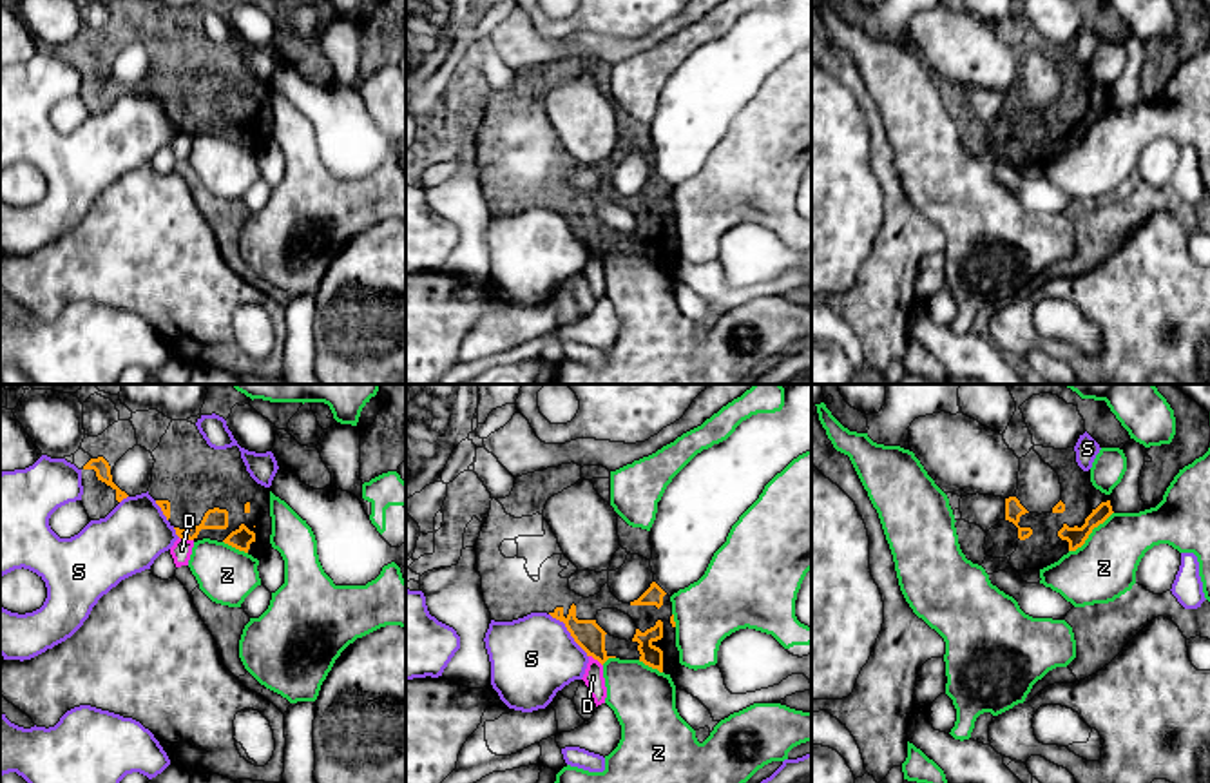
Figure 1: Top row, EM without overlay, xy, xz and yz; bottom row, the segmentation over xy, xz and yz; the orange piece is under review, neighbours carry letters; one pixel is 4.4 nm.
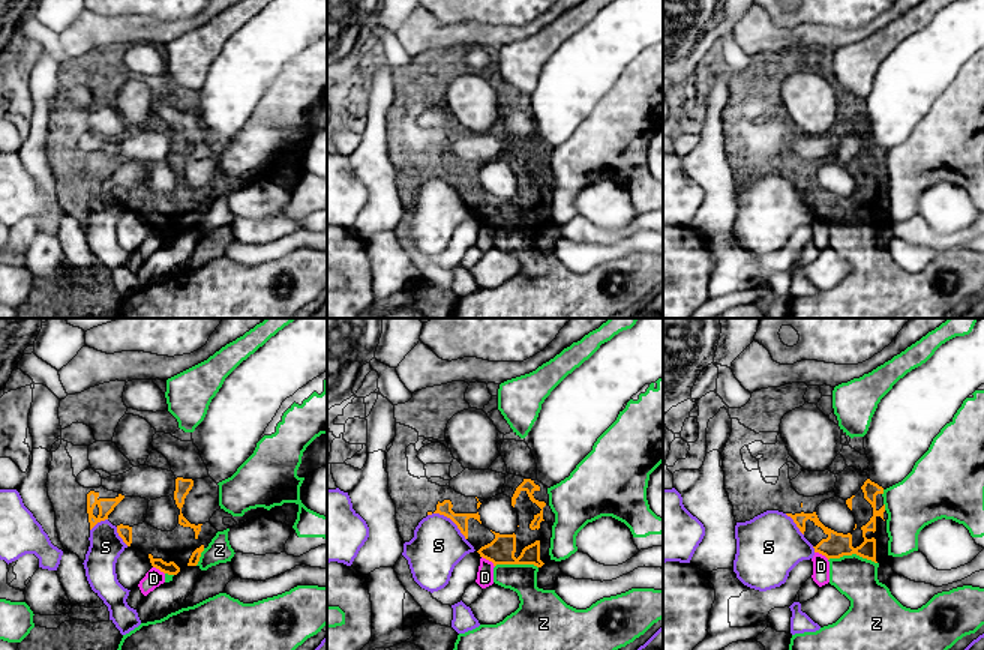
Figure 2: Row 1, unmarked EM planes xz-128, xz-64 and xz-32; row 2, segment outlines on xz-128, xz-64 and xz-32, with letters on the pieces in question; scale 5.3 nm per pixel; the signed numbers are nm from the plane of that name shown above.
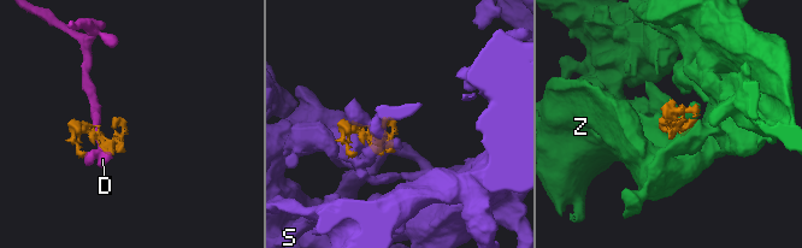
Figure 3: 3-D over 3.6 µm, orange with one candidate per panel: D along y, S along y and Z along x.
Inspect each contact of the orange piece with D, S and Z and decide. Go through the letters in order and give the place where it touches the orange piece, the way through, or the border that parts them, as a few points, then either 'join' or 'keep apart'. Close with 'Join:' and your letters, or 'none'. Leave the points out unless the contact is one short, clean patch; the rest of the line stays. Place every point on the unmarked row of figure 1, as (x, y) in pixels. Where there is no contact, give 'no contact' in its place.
D: contact xy (187, 131); keep apart
S: contact xz (569, 225); keep apart
Z: contact yz (1091, 125); keep apart
Join: none

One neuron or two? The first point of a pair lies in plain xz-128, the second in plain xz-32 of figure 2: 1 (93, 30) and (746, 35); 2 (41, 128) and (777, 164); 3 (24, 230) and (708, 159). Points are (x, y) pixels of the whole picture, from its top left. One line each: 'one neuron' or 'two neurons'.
1: one neuron
2: two neurons
3: one neuron

